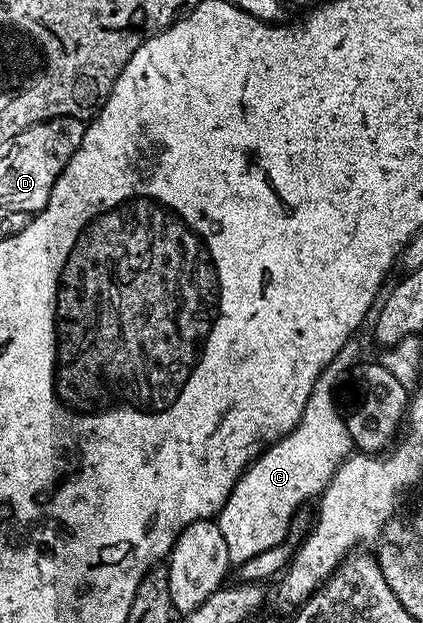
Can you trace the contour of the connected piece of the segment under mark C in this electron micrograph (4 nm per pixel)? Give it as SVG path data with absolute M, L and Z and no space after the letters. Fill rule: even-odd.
M356 338L346 341L342 350L334 354L322 374L318 374L298 426L275 444L265 447L241 474L230 498L220 507L215 521L222 530L230 565L249 562L250 558L266 554L271 547L285 543L289 539L288 527L292 524L292 515L311 496L312 499L319 497L340 464L353 451L347 419L343 415L340 417L340 408L336 405L336 391L347 378L348 371L356 363L361 363L360 355L364 348L358 341Z

